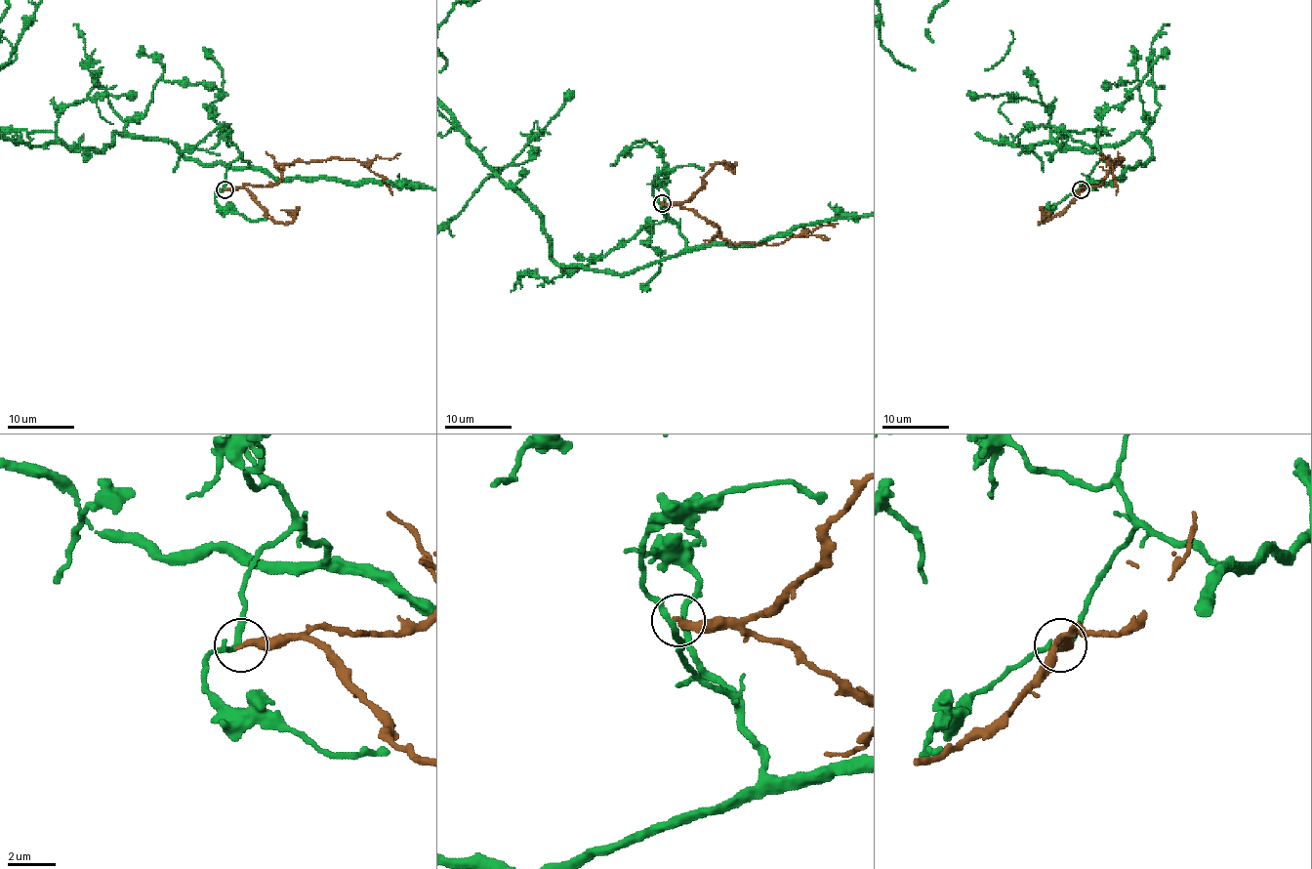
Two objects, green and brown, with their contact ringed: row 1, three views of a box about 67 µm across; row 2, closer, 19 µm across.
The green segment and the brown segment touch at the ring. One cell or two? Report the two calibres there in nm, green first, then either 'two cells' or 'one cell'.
220 nm thick on the green side, 320 nm on the other; two cells

